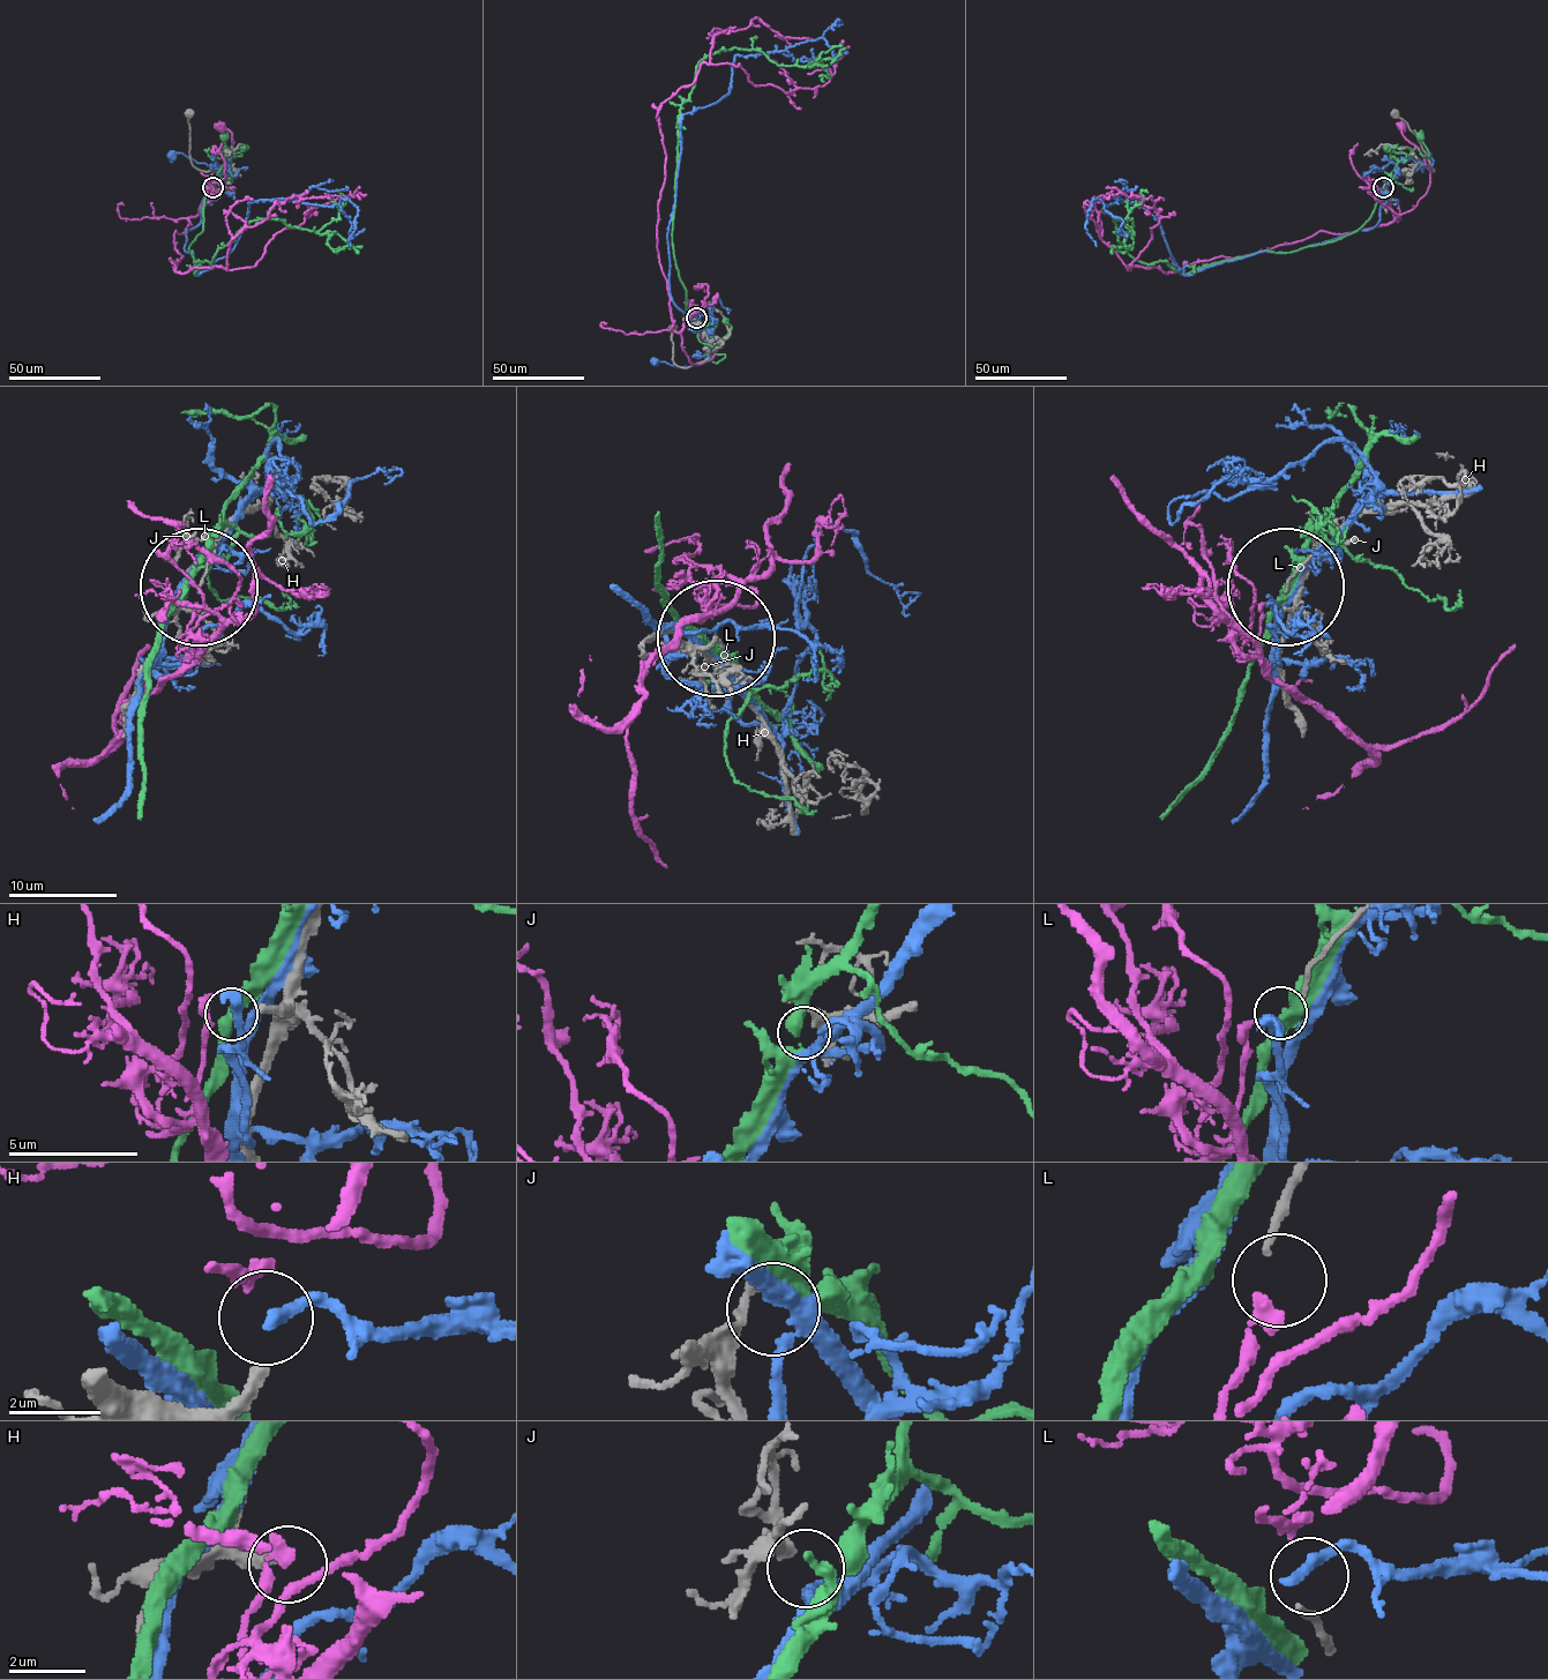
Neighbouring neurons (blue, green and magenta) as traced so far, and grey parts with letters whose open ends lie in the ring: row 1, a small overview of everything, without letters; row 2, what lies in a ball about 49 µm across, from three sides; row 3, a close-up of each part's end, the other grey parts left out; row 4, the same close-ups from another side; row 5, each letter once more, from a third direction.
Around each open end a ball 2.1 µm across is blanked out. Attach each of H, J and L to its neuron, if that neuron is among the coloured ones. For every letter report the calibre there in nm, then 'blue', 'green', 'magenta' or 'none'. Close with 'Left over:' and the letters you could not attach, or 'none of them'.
H: calibre 300 nm; none
J: calibre 280 nm; green
L: calibre 160 nm; magenta
Left over: H

